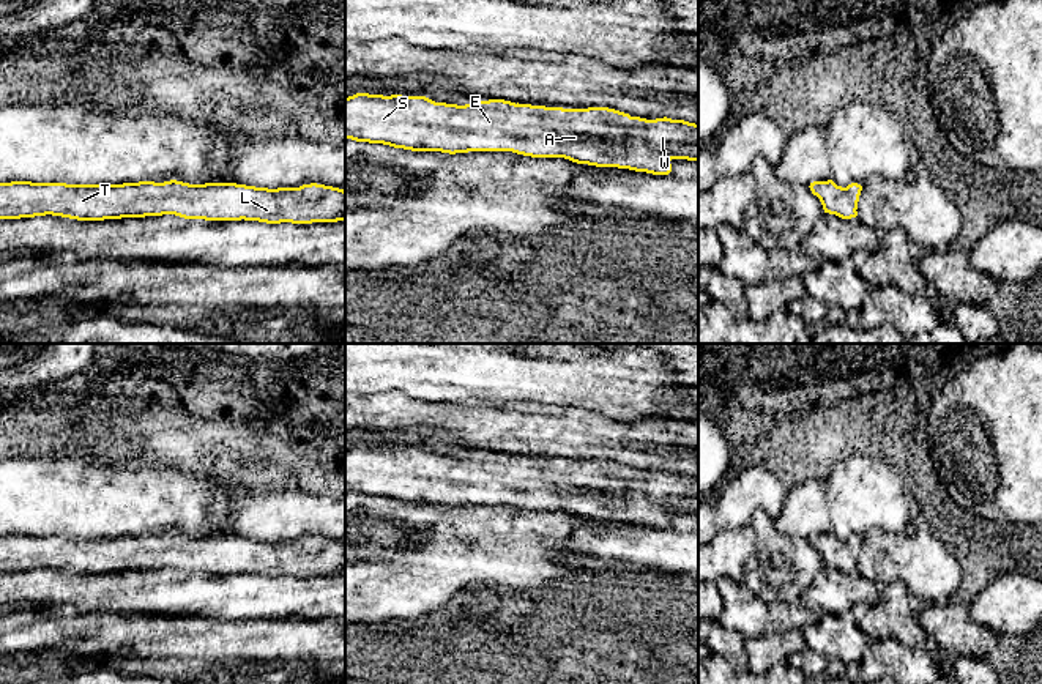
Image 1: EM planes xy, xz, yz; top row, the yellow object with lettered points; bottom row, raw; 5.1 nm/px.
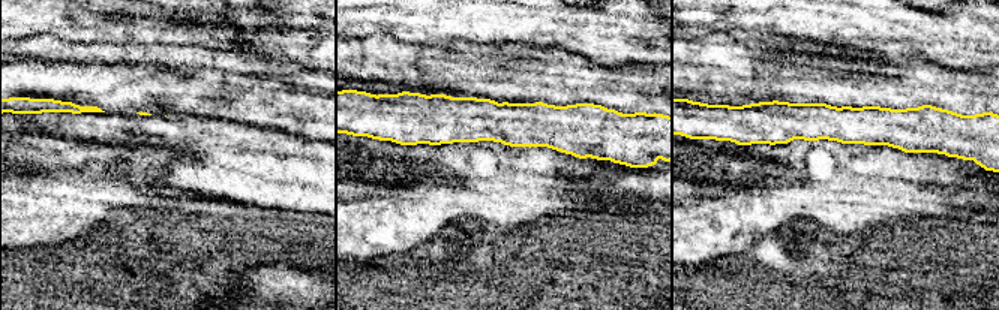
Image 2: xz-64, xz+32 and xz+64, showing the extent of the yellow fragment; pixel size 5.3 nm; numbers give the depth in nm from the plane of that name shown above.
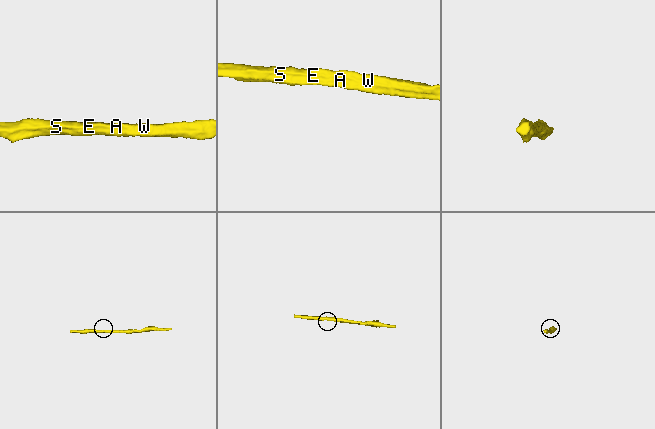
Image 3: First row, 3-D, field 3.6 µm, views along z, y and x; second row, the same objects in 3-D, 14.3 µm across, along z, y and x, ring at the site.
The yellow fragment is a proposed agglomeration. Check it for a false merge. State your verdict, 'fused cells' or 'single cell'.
single cell

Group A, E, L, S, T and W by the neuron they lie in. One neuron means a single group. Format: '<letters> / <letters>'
A E L S T W

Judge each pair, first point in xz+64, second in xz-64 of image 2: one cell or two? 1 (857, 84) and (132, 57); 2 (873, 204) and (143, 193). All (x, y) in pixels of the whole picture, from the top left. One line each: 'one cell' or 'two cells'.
1: one cell
2: one cell

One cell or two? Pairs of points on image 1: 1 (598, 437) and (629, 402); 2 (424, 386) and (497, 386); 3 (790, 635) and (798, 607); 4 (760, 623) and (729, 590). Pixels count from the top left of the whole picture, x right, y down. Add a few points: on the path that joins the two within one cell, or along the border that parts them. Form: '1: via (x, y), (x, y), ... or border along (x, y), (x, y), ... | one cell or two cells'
1: border along (580, 405), (625, 421), (653, 418) | two cells
2: via (442, 386), (480, 386) | one cell
3: border along (792, 626), (800, 629) | two cells
4: via (752, 615), (736, 598) | one cell

